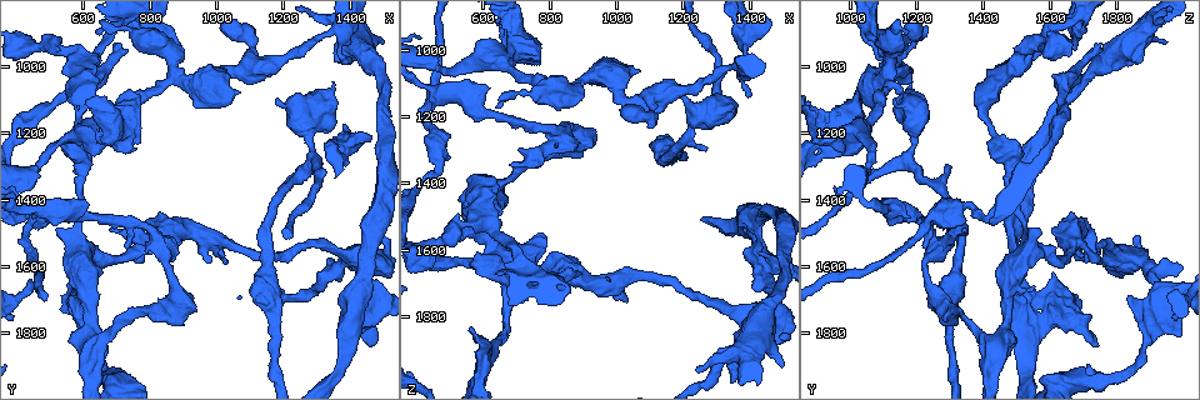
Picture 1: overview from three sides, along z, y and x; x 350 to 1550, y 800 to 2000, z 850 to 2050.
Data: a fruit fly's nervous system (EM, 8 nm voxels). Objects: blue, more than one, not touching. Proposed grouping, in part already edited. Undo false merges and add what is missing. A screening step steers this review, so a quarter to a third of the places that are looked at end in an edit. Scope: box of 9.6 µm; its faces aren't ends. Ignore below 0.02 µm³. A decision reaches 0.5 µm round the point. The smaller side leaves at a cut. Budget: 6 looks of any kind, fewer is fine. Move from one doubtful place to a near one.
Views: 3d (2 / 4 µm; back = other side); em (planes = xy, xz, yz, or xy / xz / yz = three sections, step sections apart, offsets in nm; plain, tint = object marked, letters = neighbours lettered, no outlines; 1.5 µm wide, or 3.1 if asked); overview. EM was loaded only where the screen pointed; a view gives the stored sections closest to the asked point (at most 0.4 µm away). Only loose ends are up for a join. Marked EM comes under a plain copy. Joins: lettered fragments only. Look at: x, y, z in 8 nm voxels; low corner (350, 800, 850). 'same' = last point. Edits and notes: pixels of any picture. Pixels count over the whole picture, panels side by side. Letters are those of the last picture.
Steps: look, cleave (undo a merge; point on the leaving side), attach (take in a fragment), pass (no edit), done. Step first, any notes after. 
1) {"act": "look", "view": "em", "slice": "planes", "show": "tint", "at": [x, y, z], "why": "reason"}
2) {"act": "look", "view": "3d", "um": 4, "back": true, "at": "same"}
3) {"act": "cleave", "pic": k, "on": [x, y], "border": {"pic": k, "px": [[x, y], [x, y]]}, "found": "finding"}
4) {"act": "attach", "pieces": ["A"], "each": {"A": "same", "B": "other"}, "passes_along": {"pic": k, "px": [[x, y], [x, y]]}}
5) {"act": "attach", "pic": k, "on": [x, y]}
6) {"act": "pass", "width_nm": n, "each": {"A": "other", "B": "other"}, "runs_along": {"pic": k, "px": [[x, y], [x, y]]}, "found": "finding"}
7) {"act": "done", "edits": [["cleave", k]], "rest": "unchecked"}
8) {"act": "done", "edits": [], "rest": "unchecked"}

{"act": "look", "view": "3d", "um": 4, "at": [1380, 1180, 1010], "why": "free end"}

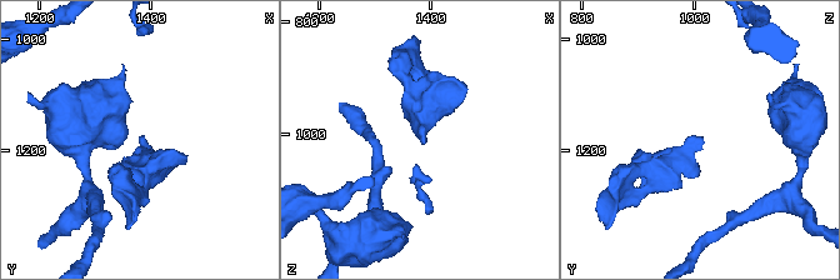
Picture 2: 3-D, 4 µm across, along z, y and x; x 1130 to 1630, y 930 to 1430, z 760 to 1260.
{"act": "look", "view": "em", "slice": "planes", "show": "letters", "at": [1390, 1185, 1015]}

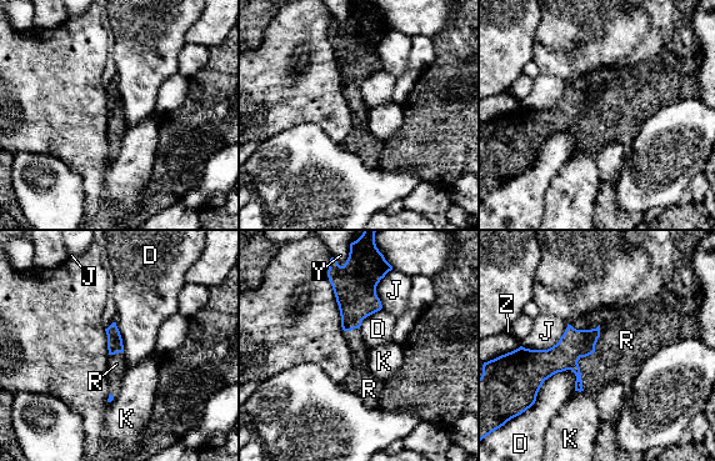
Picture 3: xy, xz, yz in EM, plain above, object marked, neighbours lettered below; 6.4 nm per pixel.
{"act": "attach", "pic": 3, "on": [621, 350], "each": {"D": "other", "J": "other", "K": "other", "R": "same", "Y": "other", "Z": "other"}, "passes_along": {"pic": 3, "px": [[574, 344], [584, 356], [621, 350]]}, "found": "the cell continues"}

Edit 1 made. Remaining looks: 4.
{"act": "look", "view": "em", "slice": "yz", "step": 8, "show": "tint", "at": [840, 1560, 1260], "why": "calibre changes"}

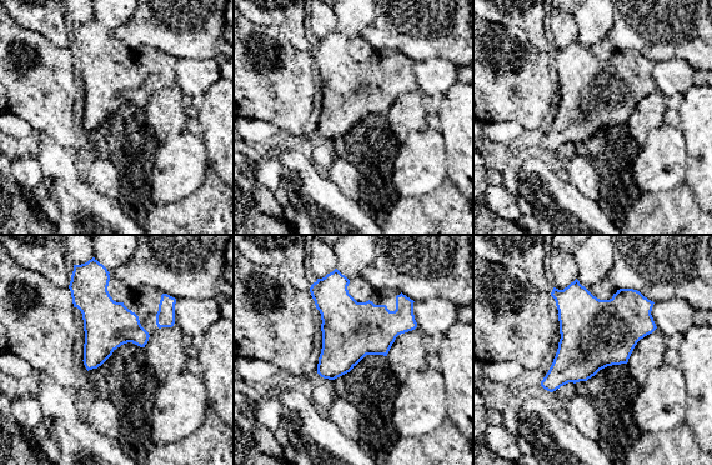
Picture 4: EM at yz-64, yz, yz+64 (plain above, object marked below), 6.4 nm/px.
{"act": "look", "view": "em", "slice": "planes", "show": "letters", "at": "same", "why": "another direction"}

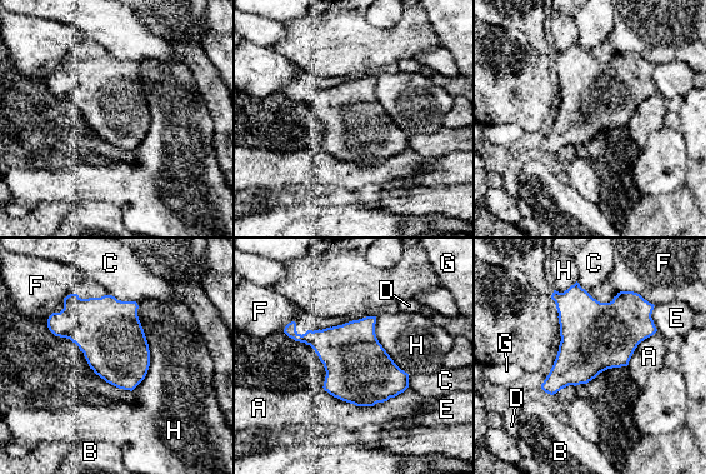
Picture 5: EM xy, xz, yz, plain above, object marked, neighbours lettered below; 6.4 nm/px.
{"act": "pass", "width_nm": 420, "each": {"A": "other", "B": "other", "C": "other", "D": "other", "E": "other", "F": "other", "G": "other", "H": "other"}, "border": {"pic": 5, "px": [[138, 303], [149, 369], [131, 390]]}, "found": "one cell here"}

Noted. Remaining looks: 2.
{"act": "look", "view": "3d", "um": 2, "at": [900, 950, 1660]}

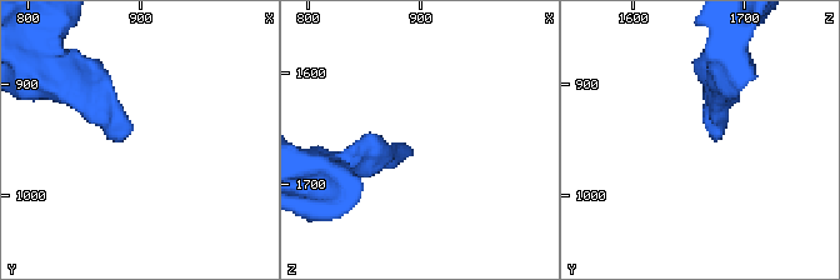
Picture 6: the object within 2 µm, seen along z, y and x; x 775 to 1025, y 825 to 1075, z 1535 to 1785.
{"act": "look", "view": "em", "slice": "planes", "show": "letters", "at": [892, 940, 1668]}

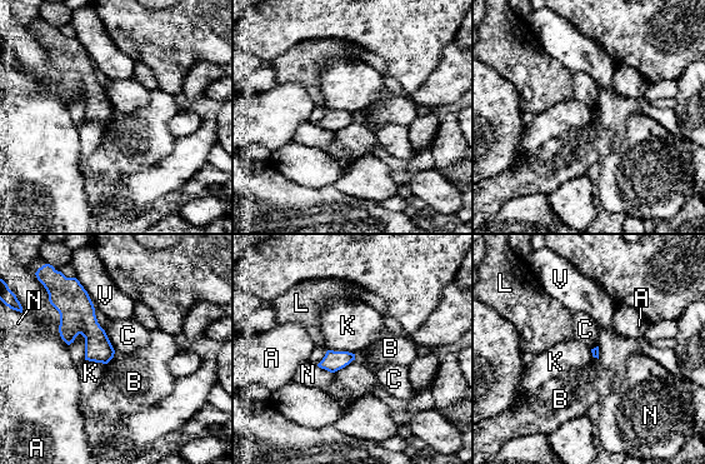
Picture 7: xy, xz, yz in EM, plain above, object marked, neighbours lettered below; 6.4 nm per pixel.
{"act": "pass", "each": {"A": "other", "B": "other", "C": "other", "K": "other", "L": "other", "N": "other", "V": "other"}, "found": "no lettered fragment goes on from it"}

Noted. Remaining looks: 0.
{"act": "done", "edits": [["attach", 3]], "rest": "unchecked"}

